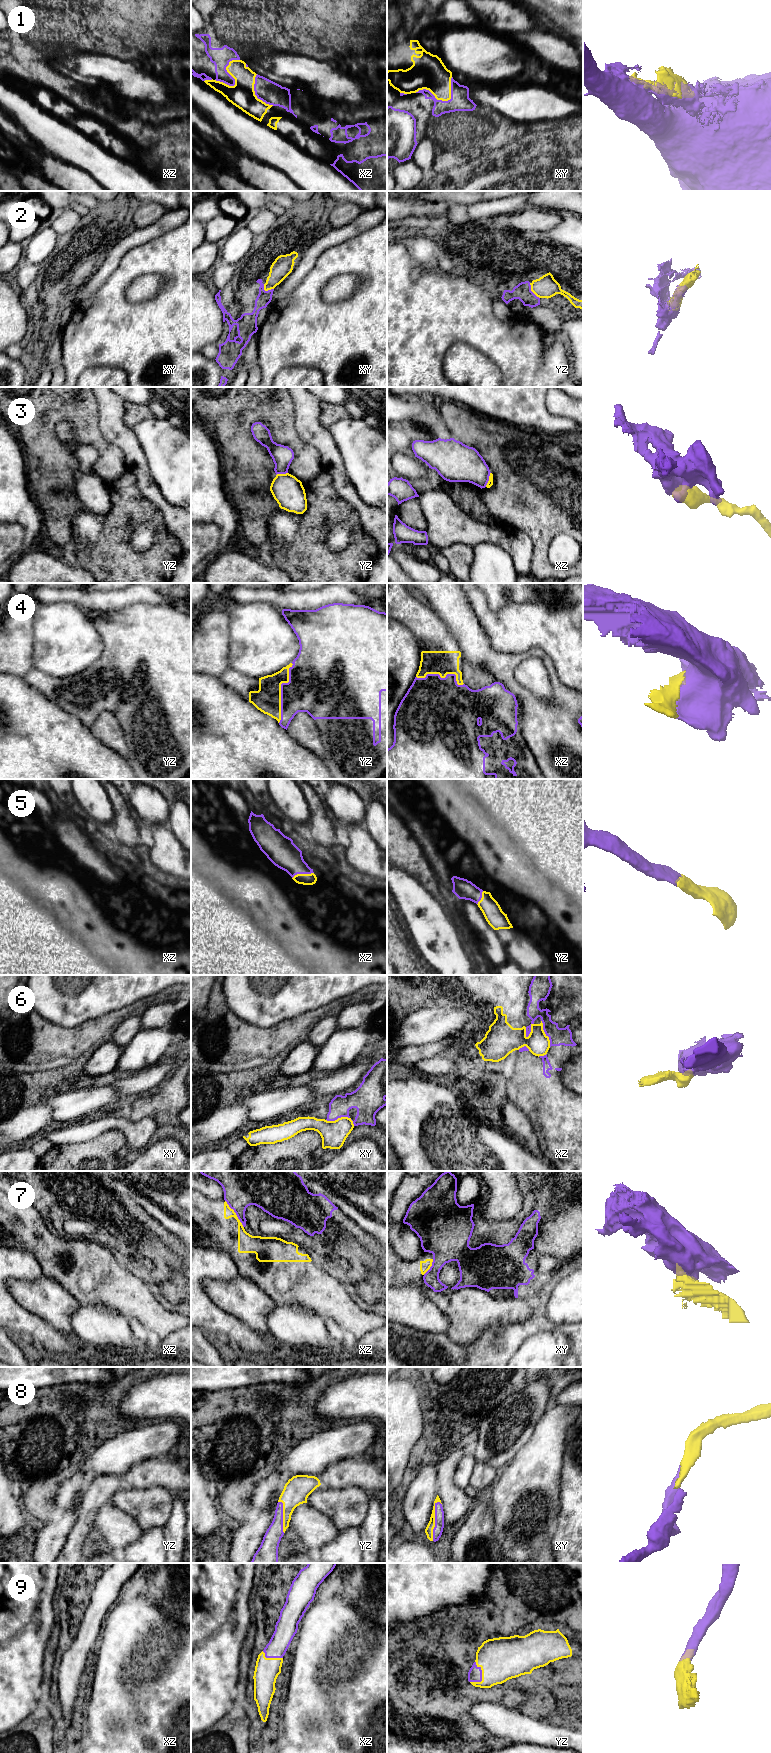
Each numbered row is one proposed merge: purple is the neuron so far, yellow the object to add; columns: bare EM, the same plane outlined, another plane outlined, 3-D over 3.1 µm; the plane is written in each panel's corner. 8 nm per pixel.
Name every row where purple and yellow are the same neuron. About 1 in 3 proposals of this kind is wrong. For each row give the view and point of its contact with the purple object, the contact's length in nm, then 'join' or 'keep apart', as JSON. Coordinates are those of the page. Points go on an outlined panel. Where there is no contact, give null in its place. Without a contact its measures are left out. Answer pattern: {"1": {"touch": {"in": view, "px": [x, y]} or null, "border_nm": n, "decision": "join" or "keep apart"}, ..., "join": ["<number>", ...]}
{"1": {"touch": {"in": "xy", "px": [443, 101]}, "border_nm": 320, "decision": "keep apart"}, "2": {"touch": {"in": "yz", "px": [531, 291]}, "border_nm": 150, "decision": "keep apart"}, "3": {"touch": {"in": "xz", "px": [488, 479]}, "border_nm": 130, "decision": "keep apart"}, "4": {"touch": {"in": "yz", "px": [281, 691]}, "border_nm": 500, "decision": "join"}, "5": {"touch": {"in": "xz", "px": [302, 873]}, "border_nm": 180, "decision": "join"}, "6": {"touch": {"in": "xy", "px": [341, 1116]}, "border_nm": 240, "decision": "keep apart"}, "7": {"touch": {"in": "xz", "px": [236, 1214]}, "border_nm": 260, "decision": "keep apart"}, "8": {"touch": {"in": "xy", "px": [435, 1520]}, "border_nm": 320, "decision": "join"}, "9": {"touch": {"in": "yz", "px": [481, 1676]}, "border_nm": 180, "decision": "join"}, "join": ["4", "5", "8", "9"]}

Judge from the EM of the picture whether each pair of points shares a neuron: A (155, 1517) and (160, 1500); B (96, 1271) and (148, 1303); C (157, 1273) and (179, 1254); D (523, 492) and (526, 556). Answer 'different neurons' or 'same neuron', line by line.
A: same neuron
B: same neuron
C: same neuron
D: different neurons

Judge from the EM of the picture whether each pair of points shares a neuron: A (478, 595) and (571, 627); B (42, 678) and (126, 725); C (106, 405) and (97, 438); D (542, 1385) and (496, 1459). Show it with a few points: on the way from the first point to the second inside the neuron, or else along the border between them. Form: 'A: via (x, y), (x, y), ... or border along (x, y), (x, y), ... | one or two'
A: via (494, 620), (500, 626), (546, 626) | one
B: via (64, 692), (83, 696), (101, 696), (110, 703) | one
C: border along (97, 407), (99, 432), (108, 442), (116, 446) | two
D: via (529, 1404), (506, 1430), (506, 1442) | one

